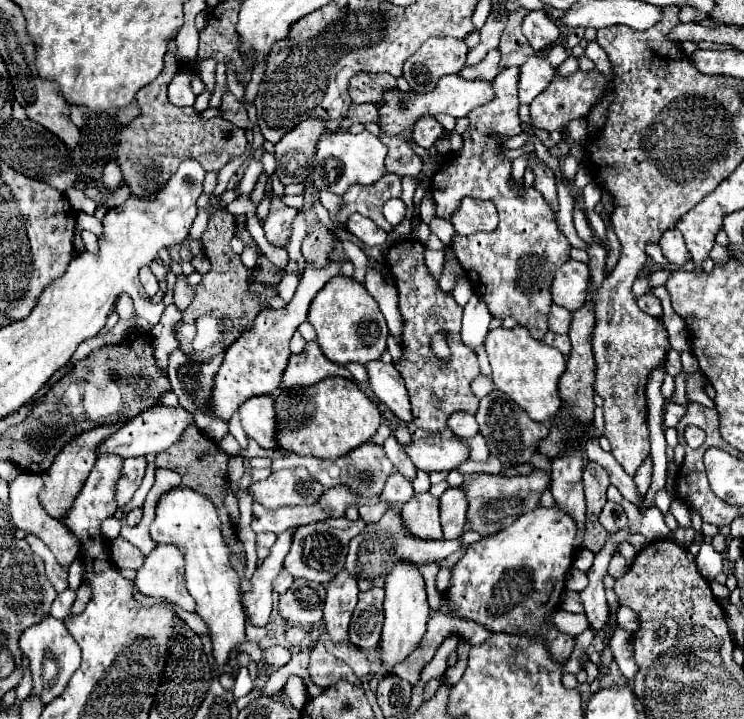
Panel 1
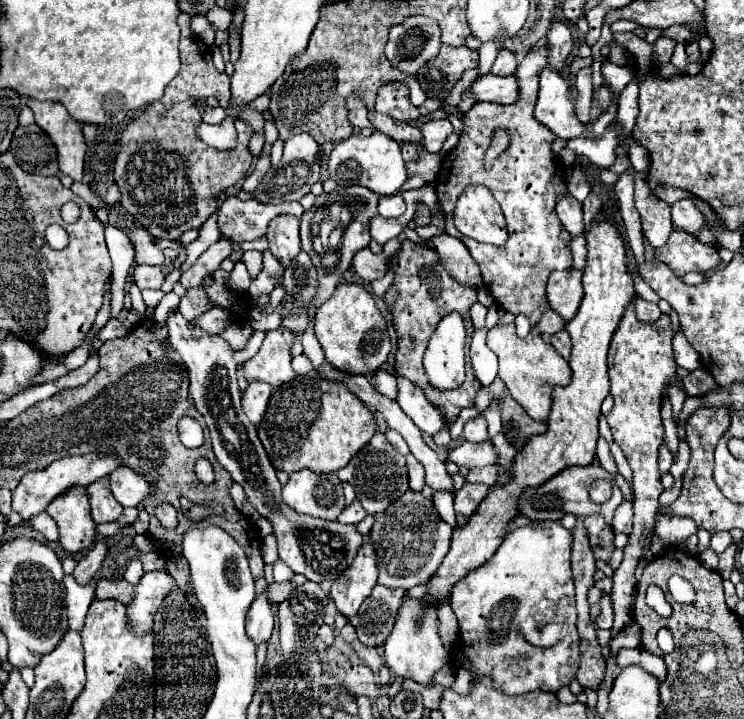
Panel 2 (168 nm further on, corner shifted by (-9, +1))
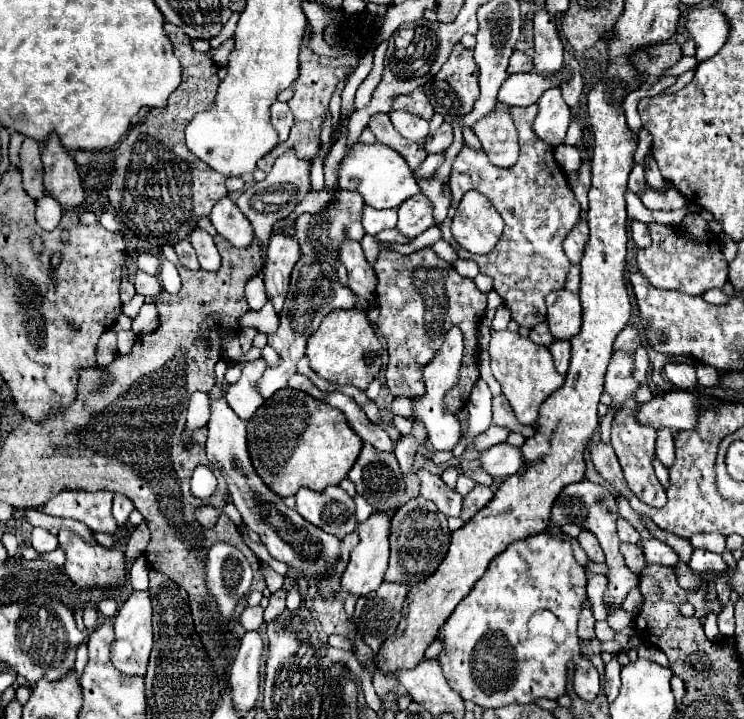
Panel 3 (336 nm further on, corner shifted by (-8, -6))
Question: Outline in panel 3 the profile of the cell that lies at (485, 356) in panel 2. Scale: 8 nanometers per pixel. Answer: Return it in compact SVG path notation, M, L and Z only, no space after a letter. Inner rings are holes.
M480 377L474 383L470 401L466 403L466 409L470 413L468 417L468 433L466 433L466 447L472 447L472 439L486 431L492 425L492 393L486 385L486 381Z

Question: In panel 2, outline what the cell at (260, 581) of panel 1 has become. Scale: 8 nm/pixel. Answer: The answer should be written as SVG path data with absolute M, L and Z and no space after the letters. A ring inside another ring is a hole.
M263 592L253 600L247 612L247 624L245 624L247 636L255 642L255 646L269 642L273 632L273 620L275 620L273 606L267 602L267 592Z

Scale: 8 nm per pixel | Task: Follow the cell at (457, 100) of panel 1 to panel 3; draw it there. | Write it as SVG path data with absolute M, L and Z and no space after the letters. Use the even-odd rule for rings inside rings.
M558 71L554 75L556 79L542 79L536 73L520 73L520 75L510 75L500 91L498 91L498 101L508 105L508 107L528 107L532 103L536 103L540 99L540 95L552 87L552 85L560 85L562 79L566 79L568 75L564 71Z

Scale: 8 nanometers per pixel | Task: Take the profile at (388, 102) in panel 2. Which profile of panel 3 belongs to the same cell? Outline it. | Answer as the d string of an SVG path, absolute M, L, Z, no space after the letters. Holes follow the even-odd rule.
M420 87L408 95L398 95L392 103L392 109L394 111L406 111L412 115L420 115L422 119L432 119L432 115L434 115L432 105L428 103L428 99Z

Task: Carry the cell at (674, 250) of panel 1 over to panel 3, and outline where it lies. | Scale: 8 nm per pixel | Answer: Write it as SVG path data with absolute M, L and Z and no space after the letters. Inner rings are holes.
M650 223L652 245L640 249L636 255L638 269L648 281L658 289L676 289L688 295L702 295L712 287L724 287L728 279L728 263L720 251L720 241L716 235L706 235L702 241L694 239L688 233L672 233L660 223Z

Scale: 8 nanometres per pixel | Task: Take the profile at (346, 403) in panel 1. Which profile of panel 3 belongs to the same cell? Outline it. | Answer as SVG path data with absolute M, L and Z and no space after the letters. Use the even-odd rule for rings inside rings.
M284 387L266 399L248 421L248 451L262 481L276 495L286 497L296 495L300 487L322 491L338 485L358 459L362 439L348 427L342 411L304 391Z

